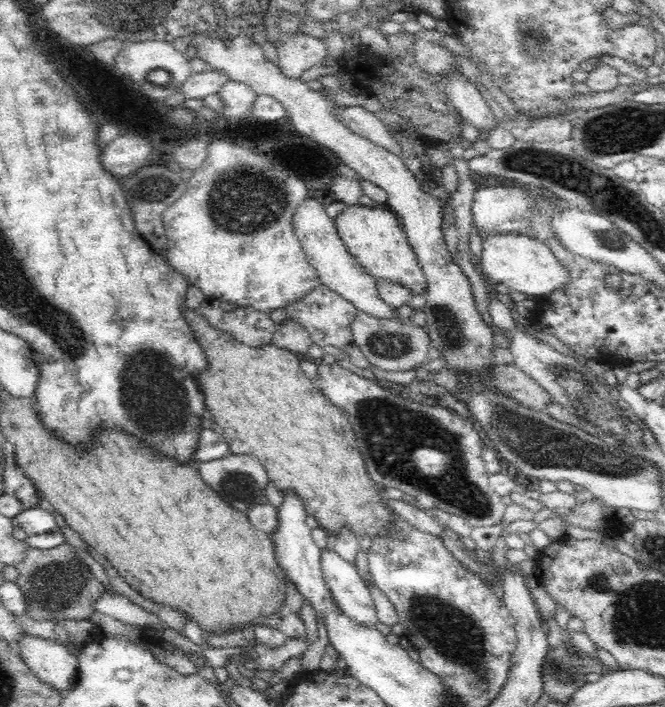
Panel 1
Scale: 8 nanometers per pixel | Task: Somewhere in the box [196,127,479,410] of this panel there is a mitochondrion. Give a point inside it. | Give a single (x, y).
(241, 202)

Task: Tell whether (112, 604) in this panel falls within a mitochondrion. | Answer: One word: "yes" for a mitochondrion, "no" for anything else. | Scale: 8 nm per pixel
no

